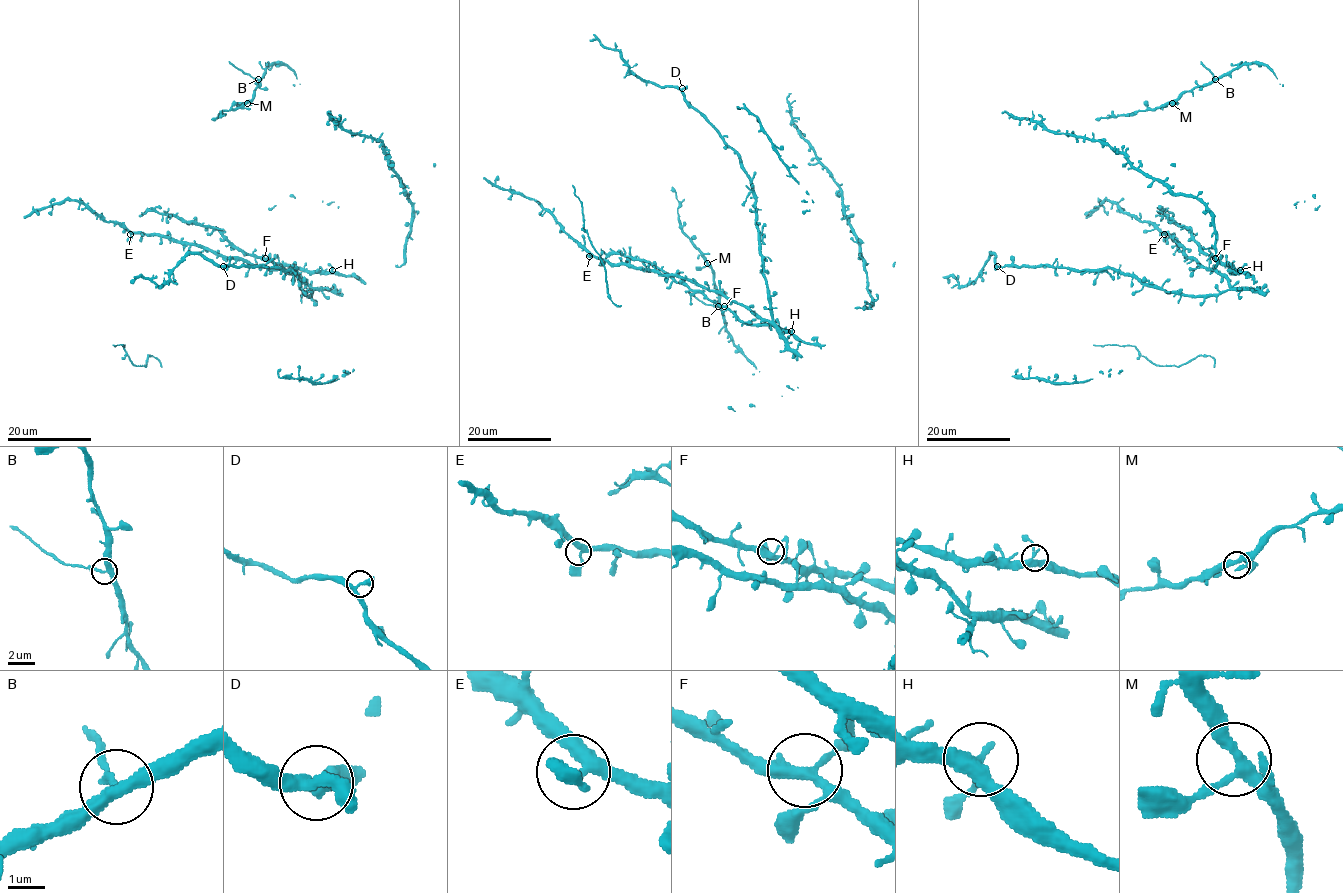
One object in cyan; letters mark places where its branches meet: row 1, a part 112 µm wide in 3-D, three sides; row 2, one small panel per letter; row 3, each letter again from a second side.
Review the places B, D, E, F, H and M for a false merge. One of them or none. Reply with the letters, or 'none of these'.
B

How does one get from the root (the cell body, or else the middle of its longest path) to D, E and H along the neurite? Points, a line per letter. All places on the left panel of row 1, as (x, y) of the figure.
D: (271, 262), (269, 255), (274, 267), (297, 275), (312, 292), (307, 296), (300, 289), (295, 268), (223, 266)
E: (271, 262), (266, 258), (269, 255), (273, 267), (266, 268), (157, 235), (130, 234)
H: (271, 262), (308, 270), (332, 270)

